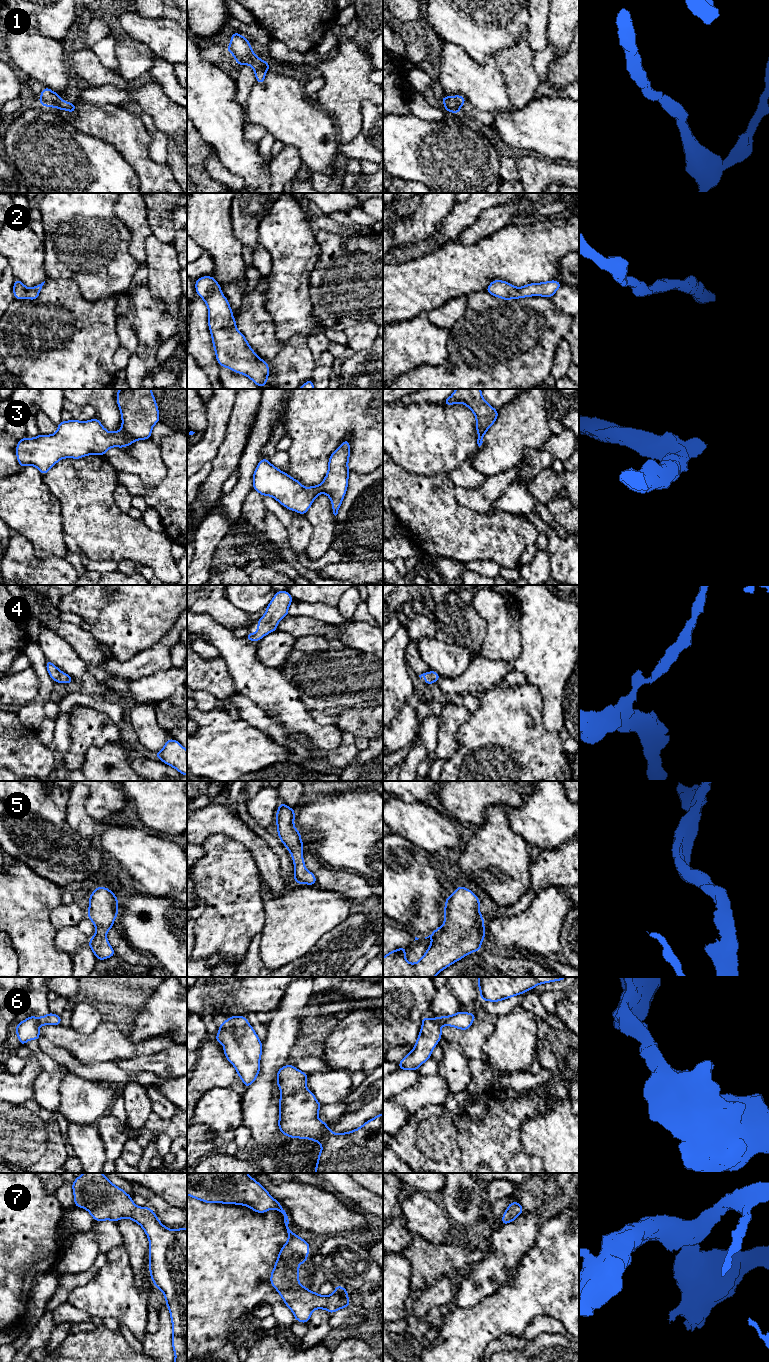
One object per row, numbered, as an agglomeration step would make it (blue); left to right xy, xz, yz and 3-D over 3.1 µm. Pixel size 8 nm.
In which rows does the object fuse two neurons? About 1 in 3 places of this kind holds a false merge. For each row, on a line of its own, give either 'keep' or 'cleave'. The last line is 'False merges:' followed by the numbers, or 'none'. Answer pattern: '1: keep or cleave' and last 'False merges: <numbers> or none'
1: keep
2: keep
3: keep
4: keep
5: keep
6: keep
7: keep
False merges: none

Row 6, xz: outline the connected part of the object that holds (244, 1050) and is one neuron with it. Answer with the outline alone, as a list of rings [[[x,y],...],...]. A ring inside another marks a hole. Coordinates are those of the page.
[[[231,1016],[218,1026],[219,1033],[215,1040],[223,1044],[226,1059],[235,1067],[238,1077],[242,1079],[245,1087],[249,1087],[256,1080],[260,1071],[260,1058],[262,1055],[262,1042],[246,1016]]]

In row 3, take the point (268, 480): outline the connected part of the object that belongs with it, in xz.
[[[344,440],[342,444],[330,455],[328,463],[328,472],[320,485],[304,487],[298,480],[290,477],[286,472],[282,472],[273,466],[268,459],[259,461],[253,474],[253,490],[258,491],[262,496],[271,496],[281,505],[289,510],[304,515],[311,507],[315,498],[321,494],[326,494],[332,502],[333,514],[336,516],[341,506],[343,498],[348,487],[348,478],[350,470],[348,461],[350,457],[350,443]]]

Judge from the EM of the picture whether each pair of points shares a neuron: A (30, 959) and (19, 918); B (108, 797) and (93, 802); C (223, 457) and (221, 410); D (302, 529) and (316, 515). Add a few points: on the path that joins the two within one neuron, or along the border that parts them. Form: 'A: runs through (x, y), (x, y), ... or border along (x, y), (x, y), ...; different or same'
A: runs through (30, 949), (29, 928); same
B: runs through (104, 800), (97, 802); same
C: border along (228, 420), (225, 438), (211, 461); different
D: border along (303, 515), (312, 528), (309, 545); different

